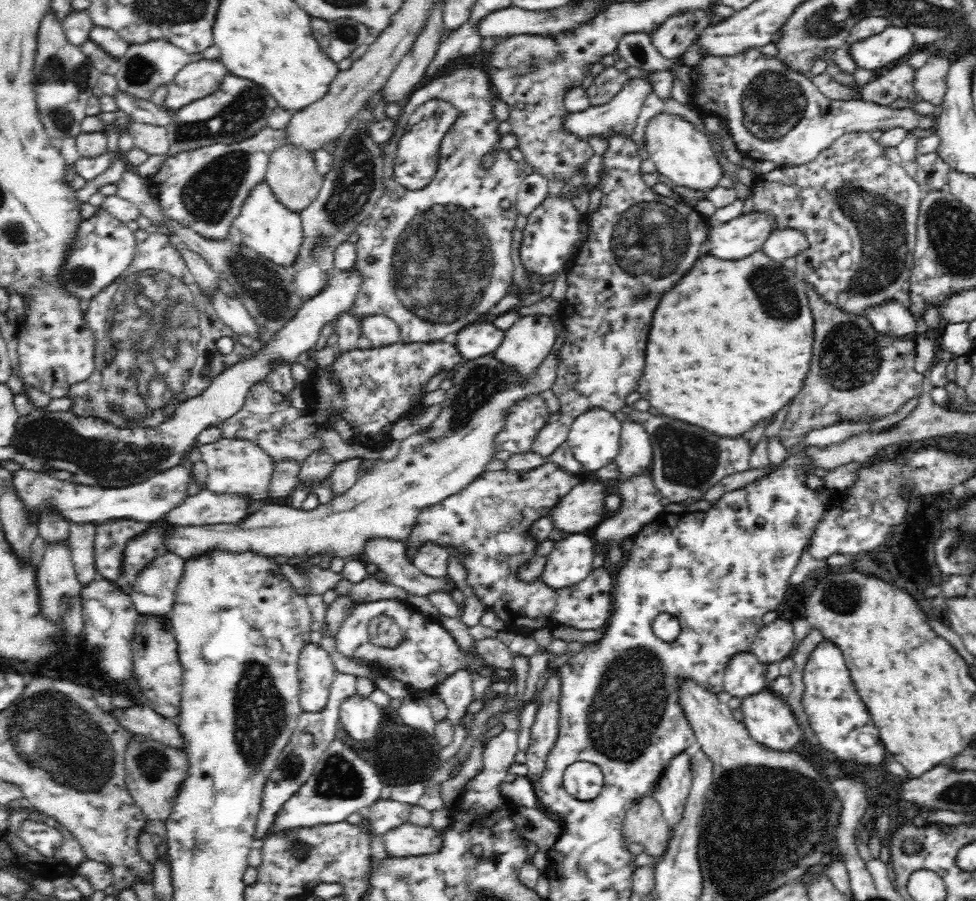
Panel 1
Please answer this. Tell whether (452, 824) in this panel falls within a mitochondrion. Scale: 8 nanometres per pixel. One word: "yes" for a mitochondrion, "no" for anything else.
no

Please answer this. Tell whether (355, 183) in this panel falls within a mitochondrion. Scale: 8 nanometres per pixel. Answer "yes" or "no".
yes

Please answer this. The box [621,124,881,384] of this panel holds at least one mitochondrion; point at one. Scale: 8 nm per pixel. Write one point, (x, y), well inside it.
(773, 290)

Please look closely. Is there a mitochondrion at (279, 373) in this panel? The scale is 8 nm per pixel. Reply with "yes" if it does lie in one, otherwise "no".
no

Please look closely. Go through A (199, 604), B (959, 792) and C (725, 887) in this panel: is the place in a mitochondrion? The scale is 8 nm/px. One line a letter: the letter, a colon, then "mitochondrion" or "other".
A: other
B: mitochondrion
C: mitochondrion

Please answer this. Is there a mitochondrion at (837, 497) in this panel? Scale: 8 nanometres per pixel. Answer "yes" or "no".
no

